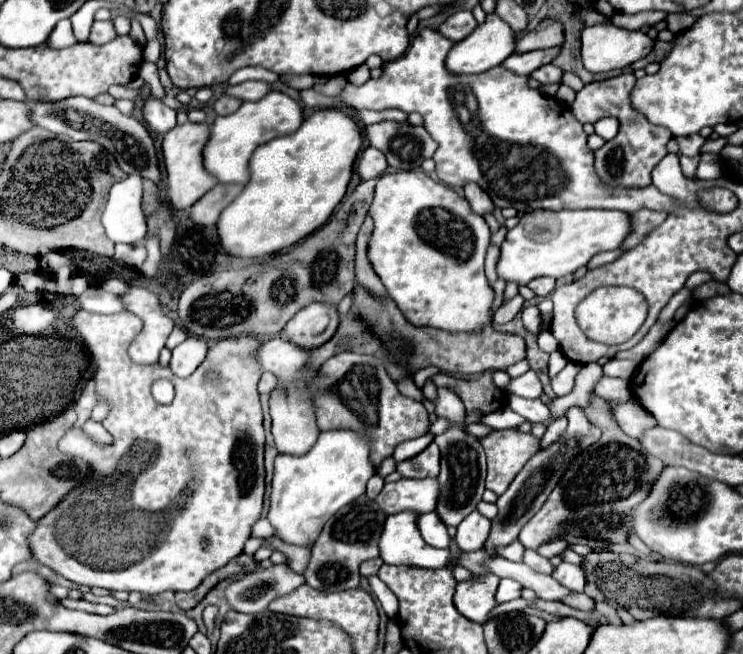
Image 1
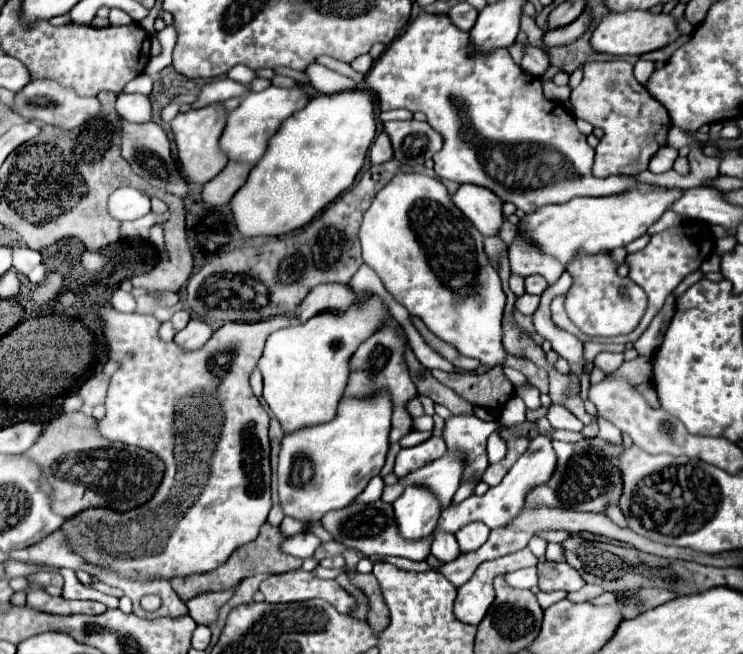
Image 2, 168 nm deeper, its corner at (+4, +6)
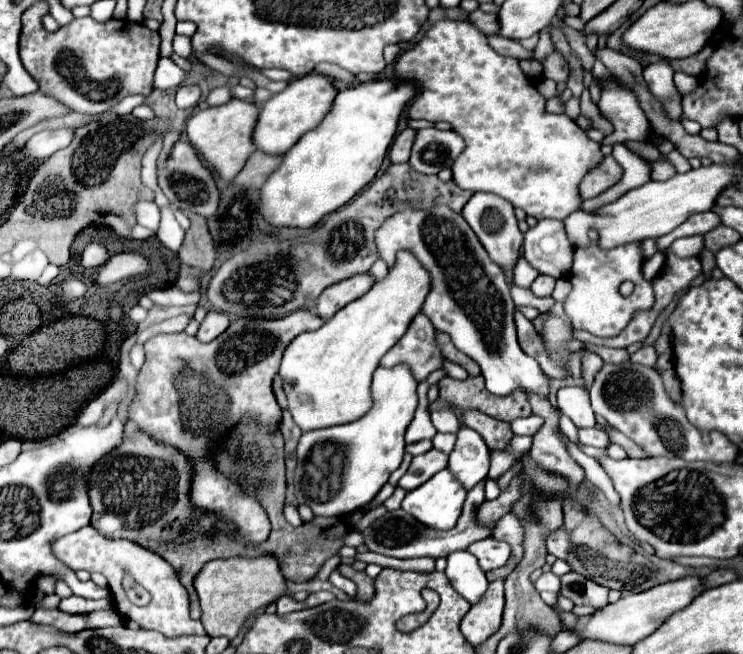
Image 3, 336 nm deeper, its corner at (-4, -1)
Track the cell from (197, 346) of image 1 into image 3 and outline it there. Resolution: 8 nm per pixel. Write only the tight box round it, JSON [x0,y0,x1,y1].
[197,310,231,342]

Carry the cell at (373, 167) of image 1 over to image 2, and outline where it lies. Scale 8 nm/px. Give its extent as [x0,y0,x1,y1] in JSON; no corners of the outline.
[369,133,393,163]

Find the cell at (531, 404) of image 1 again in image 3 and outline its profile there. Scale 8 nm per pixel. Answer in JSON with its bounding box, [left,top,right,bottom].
[577,426,609,448]

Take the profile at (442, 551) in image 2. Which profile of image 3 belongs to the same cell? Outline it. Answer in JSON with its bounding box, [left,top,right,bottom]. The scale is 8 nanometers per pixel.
[445,550,487,604]

